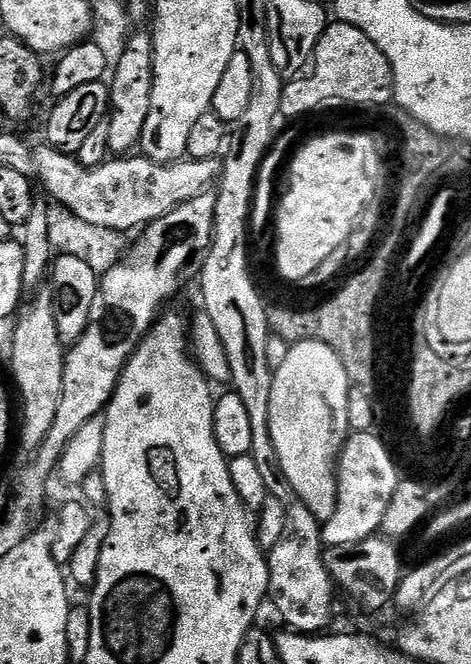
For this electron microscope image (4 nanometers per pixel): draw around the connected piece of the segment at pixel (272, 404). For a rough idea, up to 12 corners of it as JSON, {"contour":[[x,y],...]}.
{"contour":[[301,340],[272,378],[284,477],[317,520],[336,512],[350,435],[338,354]]}

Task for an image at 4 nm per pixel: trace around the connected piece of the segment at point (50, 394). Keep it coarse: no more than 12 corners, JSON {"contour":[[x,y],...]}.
{"contour":[[51,291],[19,309],[12,376],[20,436],[39,448],[58,414],[66,355]]}

